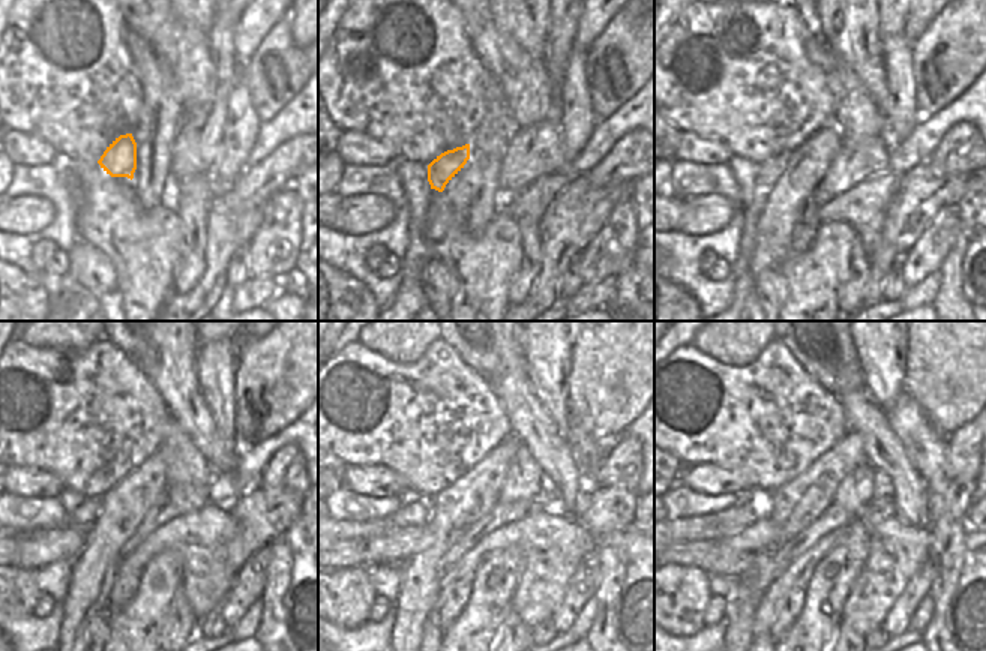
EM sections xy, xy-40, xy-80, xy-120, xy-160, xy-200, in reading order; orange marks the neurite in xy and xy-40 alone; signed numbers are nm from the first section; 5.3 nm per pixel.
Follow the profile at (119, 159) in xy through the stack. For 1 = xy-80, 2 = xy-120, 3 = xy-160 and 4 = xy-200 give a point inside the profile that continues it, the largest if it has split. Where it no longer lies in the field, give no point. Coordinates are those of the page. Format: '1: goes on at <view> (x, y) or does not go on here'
1: goes on at xy-80 (773, 168)
2: goes on at xy-120 (93, 504)
3: goes on at xy-160 (417, 503)
4: goes on at xy-200 (755, 500)

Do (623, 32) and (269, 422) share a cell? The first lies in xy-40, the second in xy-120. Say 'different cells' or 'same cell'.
same cell

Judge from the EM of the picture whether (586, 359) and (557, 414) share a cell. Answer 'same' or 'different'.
different

